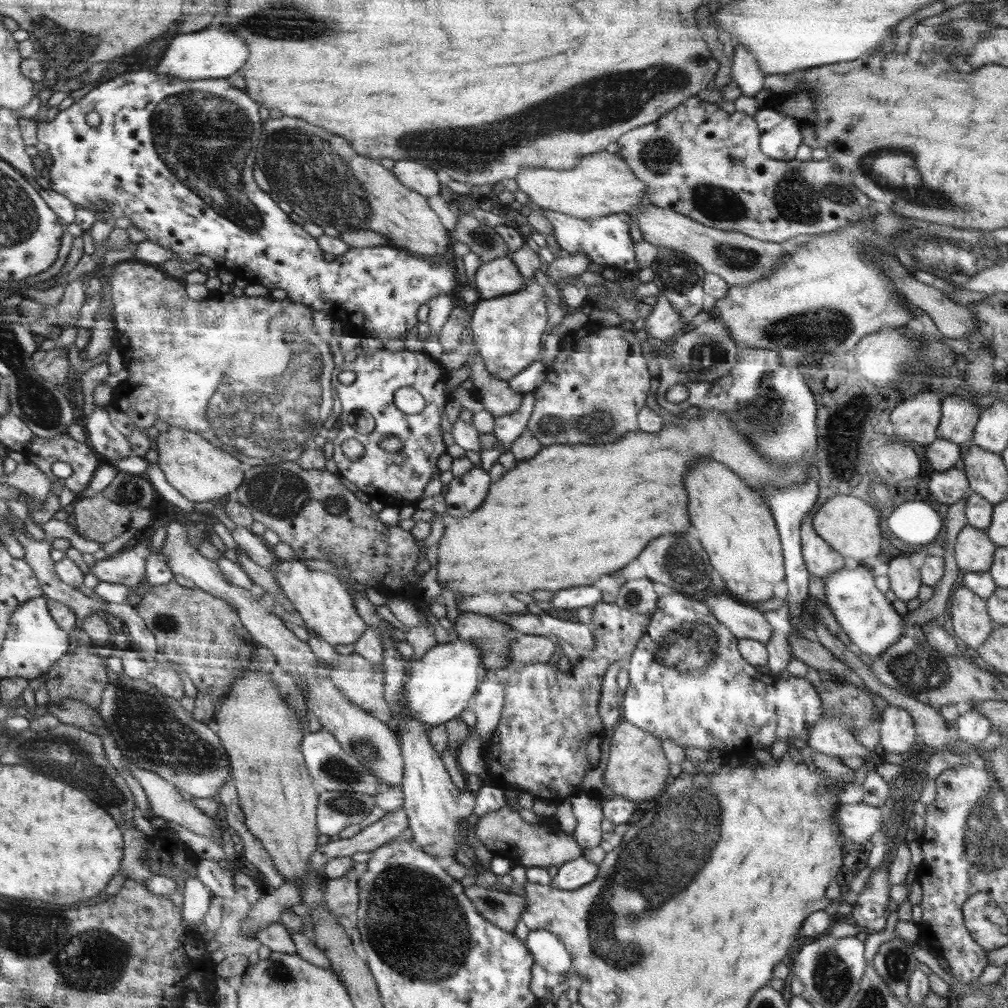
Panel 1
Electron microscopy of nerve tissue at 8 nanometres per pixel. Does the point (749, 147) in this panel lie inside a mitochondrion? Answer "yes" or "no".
no

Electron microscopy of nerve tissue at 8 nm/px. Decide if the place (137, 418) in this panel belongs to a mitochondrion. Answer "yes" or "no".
no

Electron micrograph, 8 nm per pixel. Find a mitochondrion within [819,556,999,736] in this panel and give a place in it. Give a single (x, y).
(917, 670)

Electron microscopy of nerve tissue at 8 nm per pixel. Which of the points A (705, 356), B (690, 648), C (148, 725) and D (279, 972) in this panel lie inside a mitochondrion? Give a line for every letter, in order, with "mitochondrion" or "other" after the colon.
A: mitochondrion
B: mitochondrion
C: mitochondrion
D: mitochondrion

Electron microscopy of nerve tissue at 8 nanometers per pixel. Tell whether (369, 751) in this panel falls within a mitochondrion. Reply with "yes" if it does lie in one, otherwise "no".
yes

